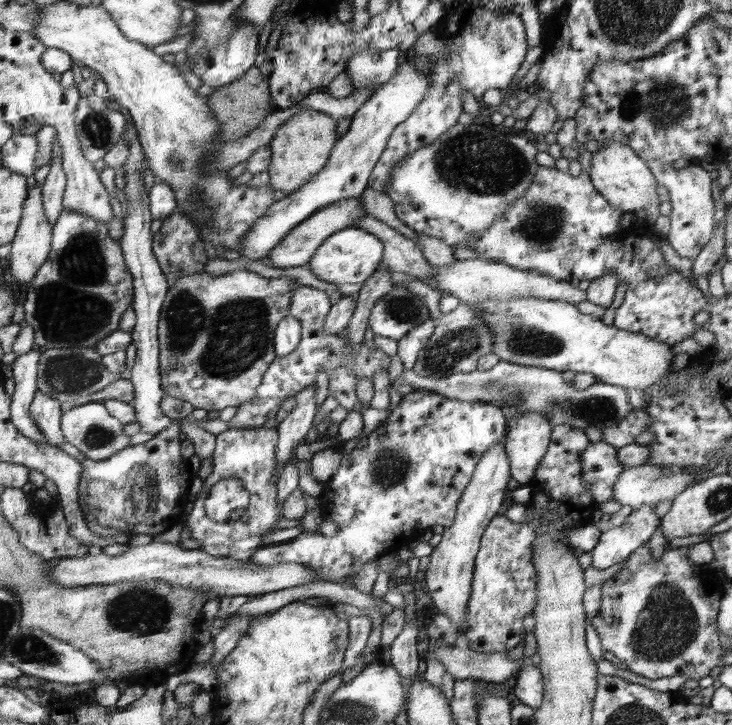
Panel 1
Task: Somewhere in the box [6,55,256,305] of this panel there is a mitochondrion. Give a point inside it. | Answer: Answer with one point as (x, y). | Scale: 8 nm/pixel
(200, 204)

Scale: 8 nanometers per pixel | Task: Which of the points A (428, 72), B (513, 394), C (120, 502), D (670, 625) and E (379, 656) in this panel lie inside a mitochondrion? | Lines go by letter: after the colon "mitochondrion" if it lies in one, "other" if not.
A: other
B: mitochondrion
C: mitochondrion
D: mitochondrion
E: other

